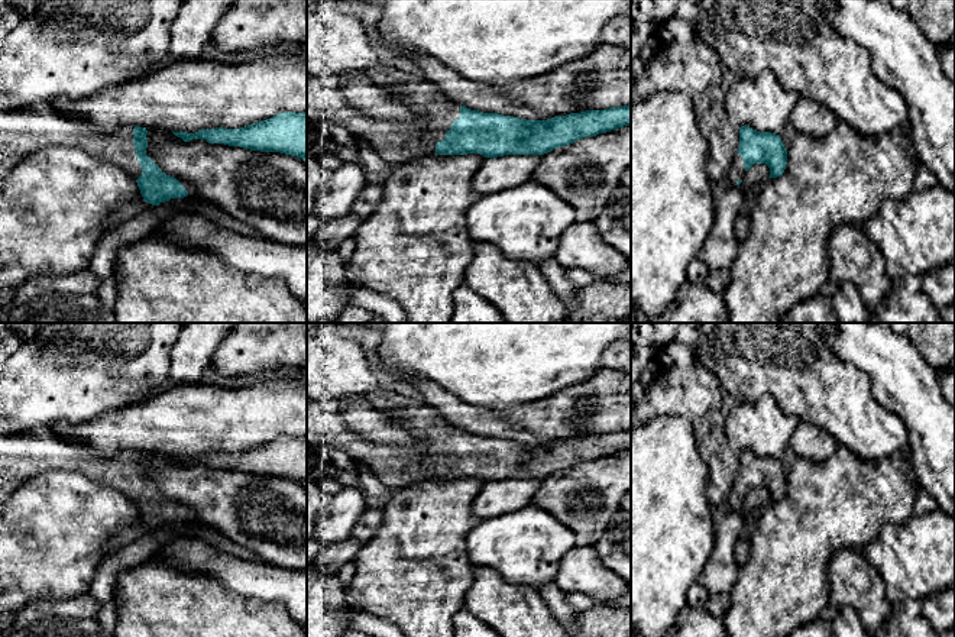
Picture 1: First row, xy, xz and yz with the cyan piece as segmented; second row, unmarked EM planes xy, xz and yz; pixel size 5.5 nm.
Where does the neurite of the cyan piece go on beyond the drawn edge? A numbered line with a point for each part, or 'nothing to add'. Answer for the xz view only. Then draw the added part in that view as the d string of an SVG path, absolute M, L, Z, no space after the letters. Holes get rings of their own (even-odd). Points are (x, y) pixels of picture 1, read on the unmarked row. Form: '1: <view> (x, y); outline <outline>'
1: xz (395, 466); outline M308 398L307 443L317 443L344 452L355 463L366 465L391 491L423 479L436 479L436 468L444 465L446 456L451 453L451 447L460 440L460 427L450 424L437 410L424 402L414 407L382 410L382 413L396 424L405 427L428 452L412 453L404 447L366 442L347 427L339 410L324 408L320 402Z

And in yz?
1: yz (737, 495); outline M737 478L728 495L726 504L729 505L729 508L737 508L739 504L744 502L745 497L747 495L744 492L742 481Z

